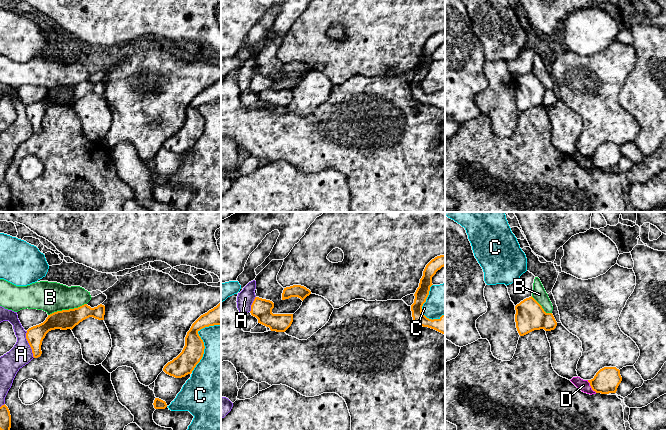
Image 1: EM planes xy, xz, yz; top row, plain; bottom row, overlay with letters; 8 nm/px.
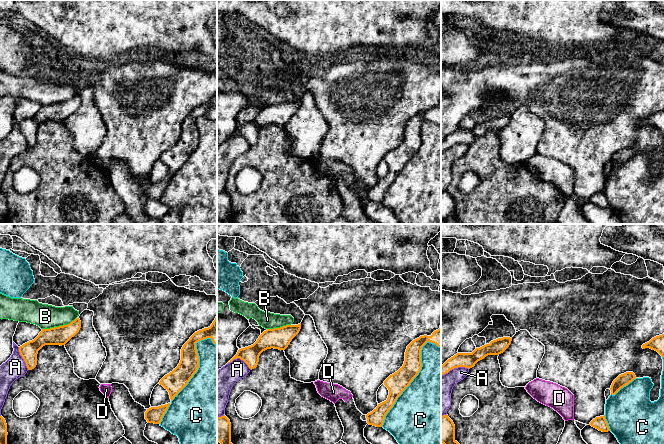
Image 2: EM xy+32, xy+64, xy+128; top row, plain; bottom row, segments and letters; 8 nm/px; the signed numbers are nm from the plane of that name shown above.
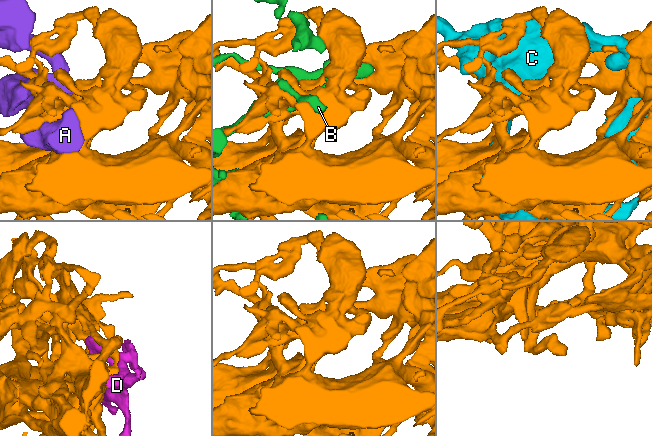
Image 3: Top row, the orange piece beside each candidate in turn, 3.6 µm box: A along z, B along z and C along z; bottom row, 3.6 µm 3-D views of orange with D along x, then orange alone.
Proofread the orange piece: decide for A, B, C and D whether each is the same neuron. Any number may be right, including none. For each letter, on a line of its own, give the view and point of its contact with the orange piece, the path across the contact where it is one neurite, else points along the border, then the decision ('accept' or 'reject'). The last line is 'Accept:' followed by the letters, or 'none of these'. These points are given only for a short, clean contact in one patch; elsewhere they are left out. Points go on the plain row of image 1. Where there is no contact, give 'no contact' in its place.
A: meets orange in xy at (29, 120); reject
B: meets orange in xy at (67, 86); reject
C: meets orange in xy at (203, 118); reject
D: meets orange in yz at (591, 163); reject
Accept: none of these

